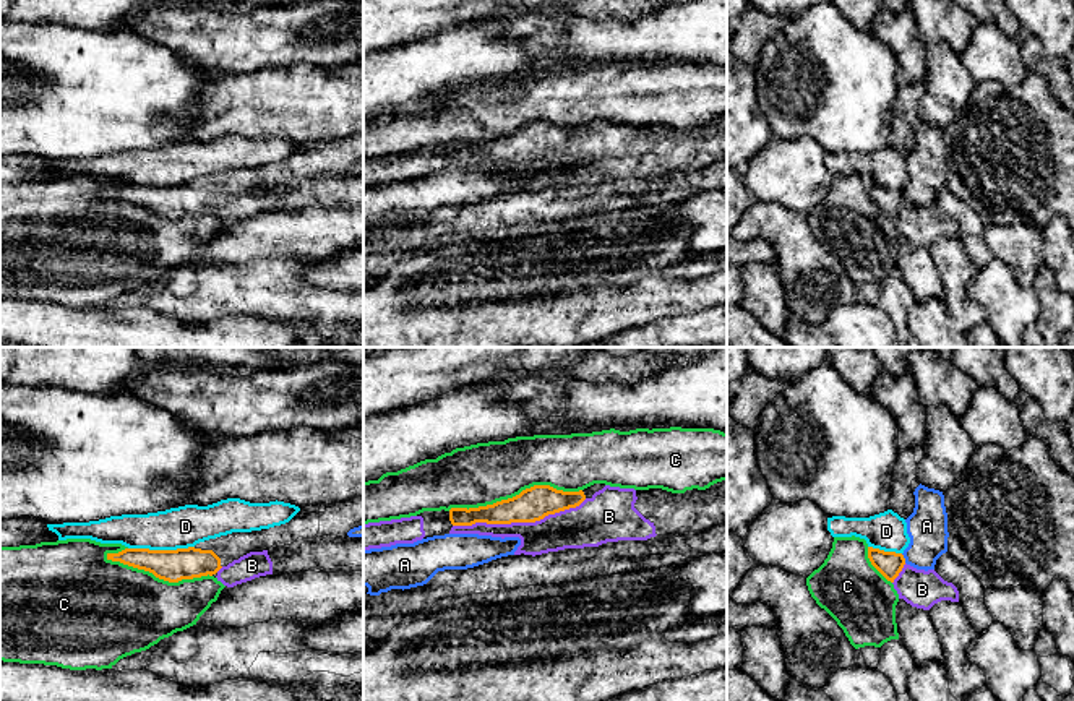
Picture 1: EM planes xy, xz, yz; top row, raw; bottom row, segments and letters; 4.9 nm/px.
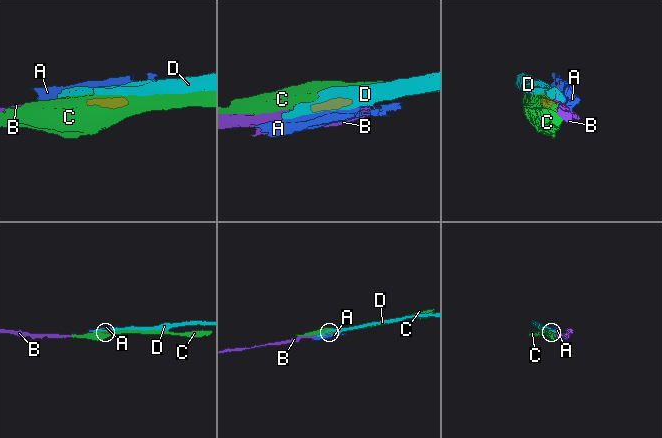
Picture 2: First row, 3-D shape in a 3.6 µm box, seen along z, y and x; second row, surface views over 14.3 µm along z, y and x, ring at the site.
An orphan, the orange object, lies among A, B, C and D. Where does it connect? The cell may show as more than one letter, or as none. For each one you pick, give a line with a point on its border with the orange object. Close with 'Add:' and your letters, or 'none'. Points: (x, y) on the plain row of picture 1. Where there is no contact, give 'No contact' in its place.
B: Touches orange at xz (519, 158)
Add: B

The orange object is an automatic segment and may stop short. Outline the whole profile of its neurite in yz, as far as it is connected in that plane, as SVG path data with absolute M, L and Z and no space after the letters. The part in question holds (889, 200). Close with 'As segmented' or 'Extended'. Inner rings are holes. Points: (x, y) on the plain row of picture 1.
M868 183L871 201L894 221L899 235L917 245L930 247L941 237L959 239L959 227L934 206L917 206L905 200L902 190Z. Extended

